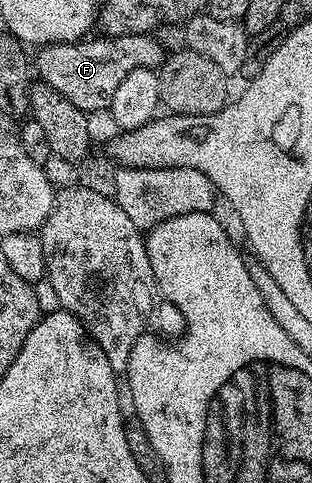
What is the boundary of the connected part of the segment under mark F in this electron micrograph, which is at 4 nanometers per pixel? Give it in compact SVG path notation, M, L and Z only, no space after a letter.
M152 33L119 34L116 36L86 37L79 42L53 42L40 47L35 54L35 74L42 83L55 88L75 108L86 112L104 111L119 84L123 84L127 72L135 68L152 70L163 61L161 46Z

